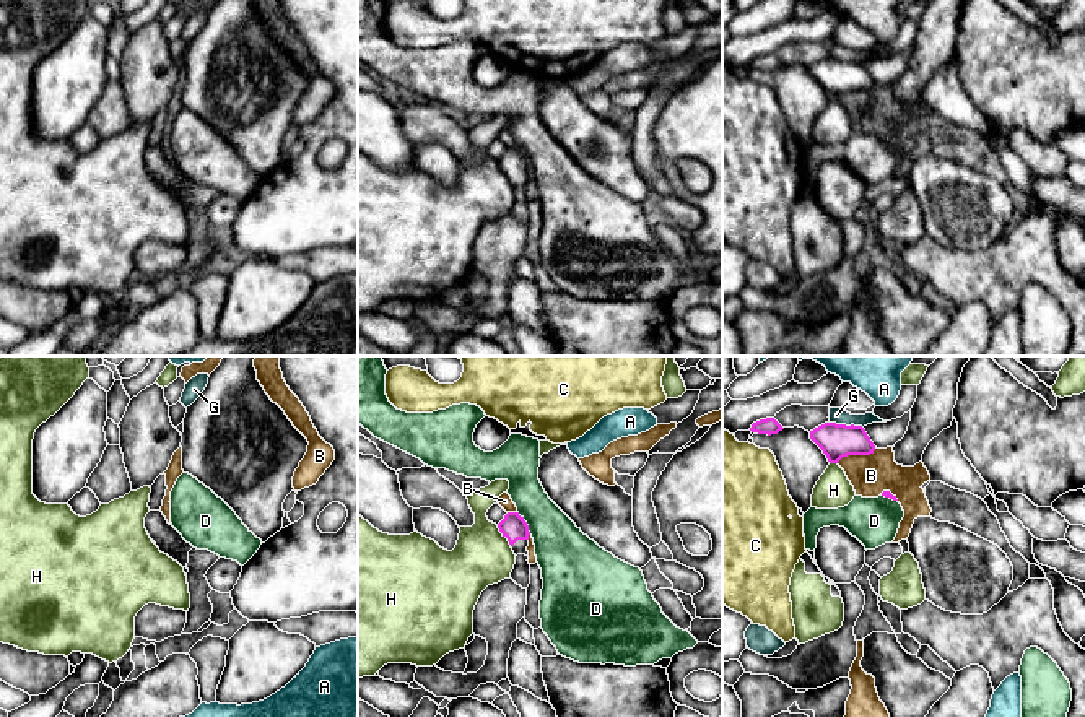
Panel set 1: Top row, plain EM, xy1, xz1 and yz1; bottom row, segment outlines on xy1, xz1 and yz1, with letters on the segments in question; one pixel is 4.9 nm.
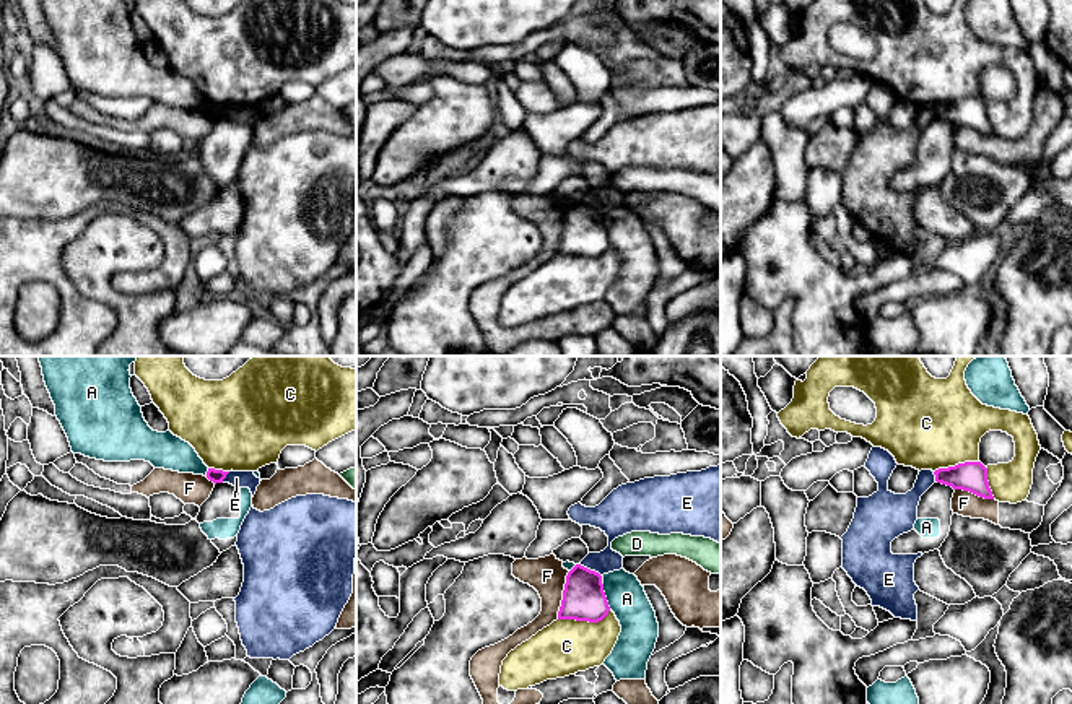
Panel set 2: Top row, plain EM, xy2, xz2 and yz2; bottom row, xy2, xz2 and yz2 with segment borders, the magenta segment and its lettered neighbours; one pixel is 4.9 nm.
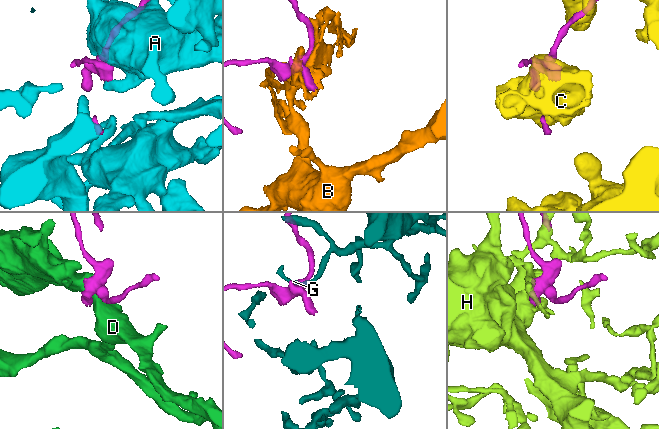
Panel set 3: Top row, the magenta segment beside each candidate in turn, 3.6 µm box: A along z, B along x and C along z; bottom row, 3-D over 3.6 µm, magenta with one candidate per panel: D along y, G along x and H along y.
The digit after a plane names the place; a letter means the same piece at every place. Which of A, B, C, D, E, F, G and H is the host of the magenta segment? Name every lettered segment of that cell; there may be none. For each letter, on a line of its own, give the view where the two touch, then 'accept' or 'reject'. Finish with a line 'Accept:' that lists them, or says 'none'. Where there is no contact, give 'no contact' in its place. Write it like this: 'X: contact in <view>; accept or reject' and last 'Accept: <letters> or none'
A: contact in xz2; reject
B: contact in yz1; reject
C: contact in xz2; reject
D: contact in xz1; reject
E: contact in xz2; reject
F: contact in xz2; reject
G: contact in yz1; reject
H: contact in xz1; reject
Accept: none

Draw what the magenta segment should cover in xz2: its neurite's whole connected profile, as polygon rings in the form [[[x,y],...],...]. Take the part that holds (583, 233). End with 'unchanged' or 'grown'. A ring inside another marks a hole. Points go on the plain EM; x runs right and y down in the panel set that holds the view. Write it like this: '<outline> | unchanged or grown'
[[[576,200],[566,211],[558,255],[599,259],[608,247],[602,211]]] | unchanged

